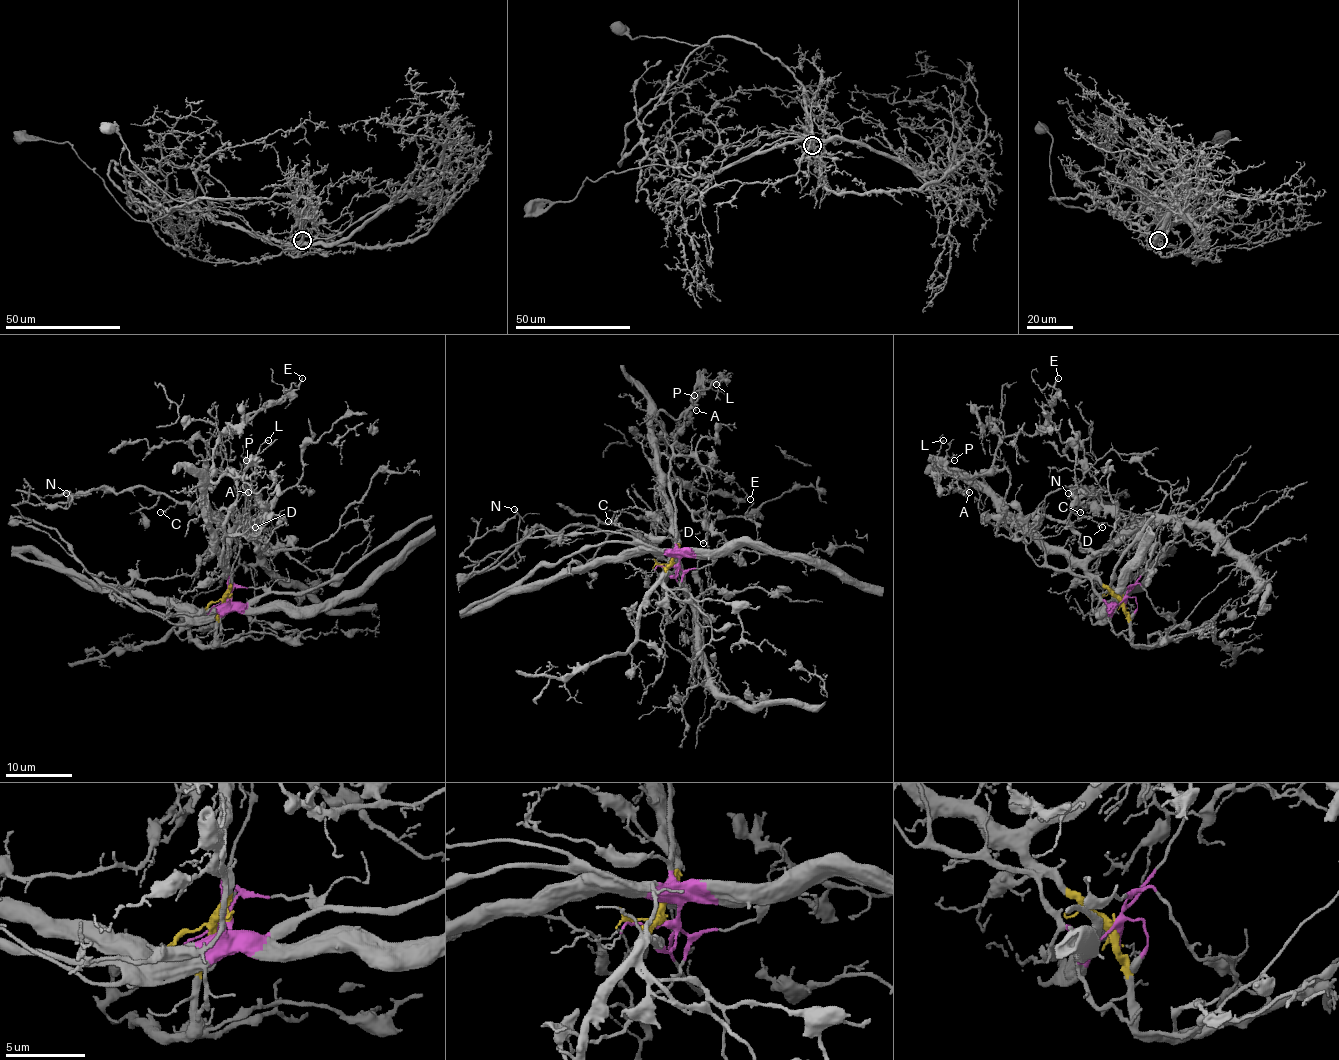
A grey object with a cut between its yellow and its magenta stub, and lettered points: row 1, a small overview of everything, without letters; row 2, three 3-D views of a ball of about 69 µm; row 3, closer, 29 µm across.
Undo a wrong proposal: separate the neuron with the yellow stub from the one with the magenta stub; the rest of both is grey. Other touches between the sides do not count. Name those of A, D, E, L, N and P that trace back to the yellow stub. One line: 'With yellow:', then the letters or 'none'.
With yellow: A, D, E, L, P

